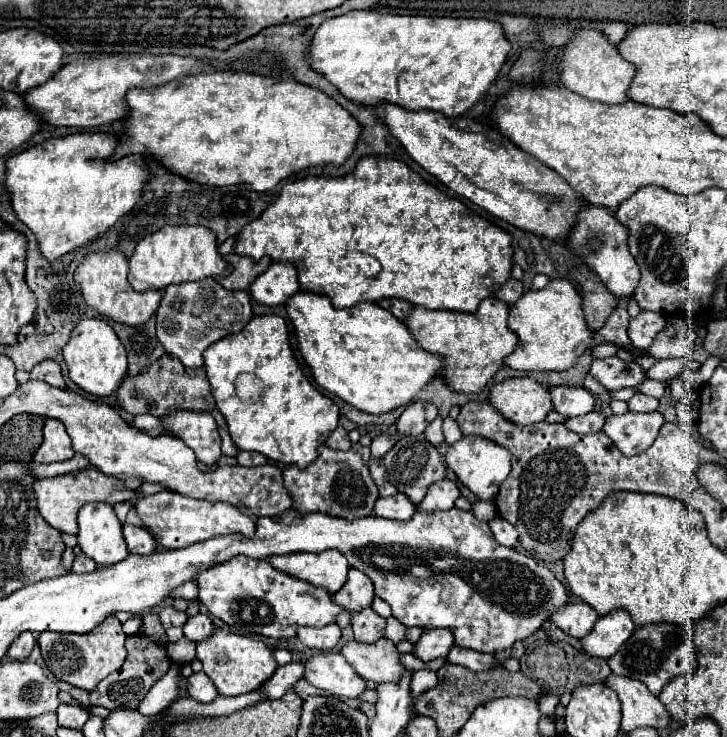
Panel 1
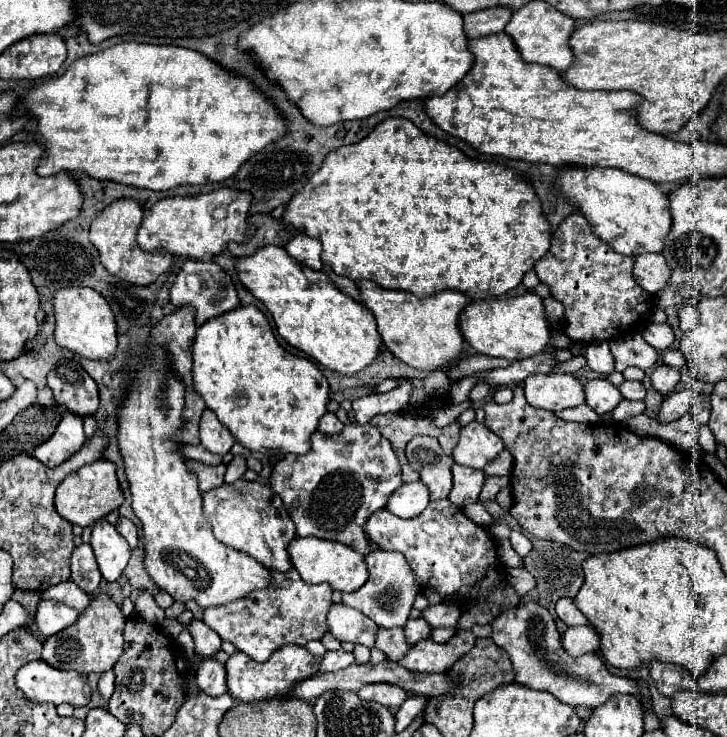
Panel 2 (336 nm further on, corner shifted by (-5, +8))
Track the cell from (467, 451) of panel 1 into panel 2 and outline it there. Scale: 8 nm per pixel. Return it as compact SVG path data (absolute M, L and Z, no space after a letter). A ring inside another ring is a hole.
M471 422L461 428L459 444L453 450L453 460L461 466L483 470L505 450L503 440L491 432L485 424Z

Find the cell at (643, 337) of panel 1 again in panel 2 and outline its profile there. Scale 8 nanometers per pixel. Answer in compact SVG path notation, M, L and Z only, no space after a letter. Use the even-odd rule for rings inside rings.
M685 304L681 310L679 310L679 328L683 332L689 332L695 324L697 324L697 306L695 304Z

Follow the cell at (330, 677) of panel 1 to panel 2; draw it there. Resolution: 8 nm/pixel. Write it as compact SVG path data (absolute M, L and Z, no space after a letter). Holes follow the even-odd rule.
M371 684L371 686L363 686L357 692L359 692L359 698L375 700L375 702L387 706L387 708L389 706L399 708L403 704L403 700L407 698L407 694L399 686L395 686L395 684Z

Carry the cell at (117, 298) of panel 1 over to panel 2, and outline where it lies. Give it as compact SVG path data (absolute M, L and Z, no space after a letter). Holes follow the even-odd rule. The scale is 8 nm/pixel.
M123 198L123 200L115 200L113 204L107 206L107 210L103 210L95 222L91 224L91 232L89 238L95 246L95 250L101 256L103 266L107 268L109 274L119 276L121 280L133 284L133 286L149 286L153 284L163 272L169 270L173 256L169 254L147 254L139 248L137 244L137 230L143 218L143 210L139 204L135 204L135 200L131 198Z

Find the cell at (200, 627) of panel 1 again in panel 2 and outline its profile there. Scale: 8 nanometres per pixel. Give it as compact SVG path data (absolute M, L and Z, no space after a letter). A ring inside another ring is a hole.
M293 568L287 570L287 572L275 572L275 570L271 570L271 574L273 574L273 584L267 590L253 592L247 598L229 602L225 606L205 608L205 614L203 614L203 622L209 628L213 628L221 636L221 640L233 642L241 652L245 652L247 656L251 656L257 662L265 662L271 656L271 652L279 650L285 644L305 646L309 640L319 640L327 632L325 616L329 612L329 606L333 604L331 602L331 588L327 584L315 584L315 586L311 586L311 584L303 582L301 576L297 574L297 570L293 570Z

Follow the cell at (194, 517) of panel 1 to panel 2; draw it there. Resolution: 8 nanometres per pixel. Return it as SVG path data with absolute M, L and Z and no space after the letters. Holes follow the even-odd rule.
M237 480L233 484L213 488L203 494L203 516L213 526L213 534L219 542L243 554L251 554L265 568L279 572L291 570L287 546L295 538L295 526L283 506L283 500L269 486Z

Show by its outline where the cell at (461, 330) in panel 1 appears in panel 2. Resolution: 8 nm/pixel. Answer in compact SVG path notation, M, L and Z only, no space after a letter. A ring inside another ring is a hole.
M361 280L357 284L361 290L361 304L375 314L377 330L393 356L425 372L443 370L463 358L465 338L461 336L459 318L461 310L465 310L473 298L457 290L445 290L435 296L419 298L403 290L385 290L371 280Z

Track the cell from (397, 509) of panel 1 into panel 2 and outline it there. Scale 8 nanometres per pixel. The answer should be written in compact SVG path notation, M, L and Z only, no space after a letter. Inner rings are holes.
M417 480L411 484L401 484L389 498L387 510L399 518L411 518L421 514L421 510L429 504L427 486Z

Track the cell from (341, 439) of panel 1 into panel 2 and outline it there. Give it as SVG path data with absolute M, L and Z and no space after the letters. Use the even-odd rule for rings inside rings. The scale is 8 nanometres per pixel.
M327 412L327 414L321 418L317 430L323 432L323 434L329 434L329 436L335 436L335 434L339 434L339 432L343 430L343 422L341 422L335 414Z

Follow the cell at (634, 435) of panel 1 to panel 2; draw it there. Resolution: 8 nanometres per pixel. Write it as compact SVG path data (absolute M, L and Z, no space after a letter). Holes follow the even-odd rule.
M679 390L679 392L665 396L663 402L659 404L659 410L657 410L659 422L669 424L669 422L679 420L681 416L685 416L689 412L695 398L697 398L697 394L693 390Z

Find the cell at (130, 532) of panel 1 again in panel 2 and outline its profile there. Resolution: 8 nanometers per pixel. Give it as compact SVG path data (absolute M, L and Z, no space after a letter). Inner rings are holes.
M119 518L119 522L117 522L115 526L117 526L119 534L129 542L131 548L135 548L135 546L139 544L139 532L137 532L137 526L135 526L131 520L127 520L127 518Z

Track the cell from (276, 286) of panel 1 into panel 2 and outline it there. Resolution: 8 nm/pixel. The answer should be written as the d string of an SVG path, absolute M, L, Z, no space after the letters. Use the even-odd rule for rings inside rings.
M299 234L295 236L287 246L285 246L287 254L295 260L299 260L301 264L313 268L313 270L321 270L321 242L317 238L311 238L307 234Z

